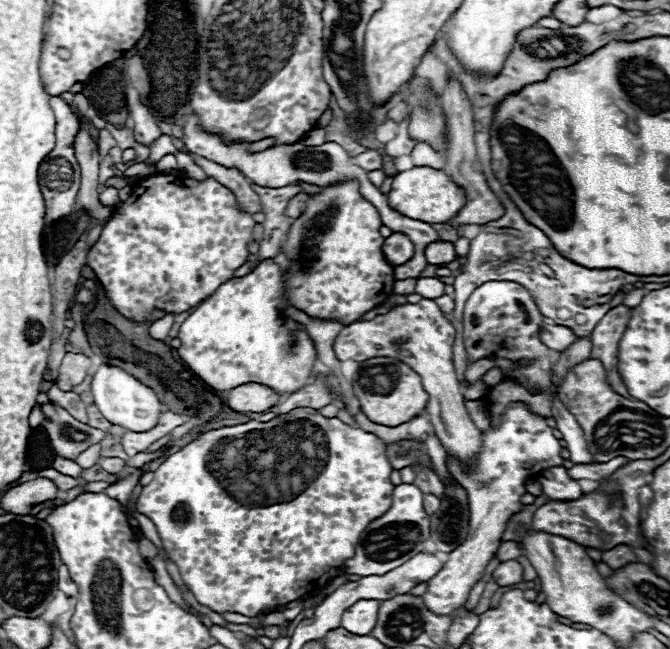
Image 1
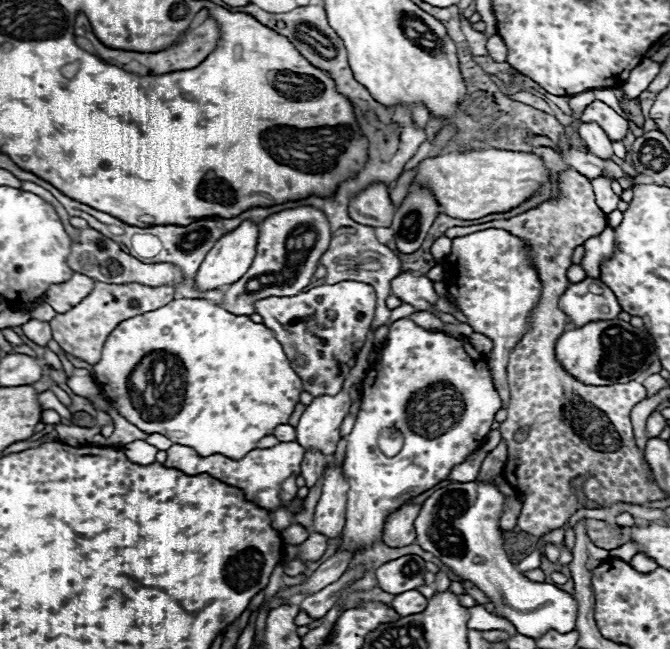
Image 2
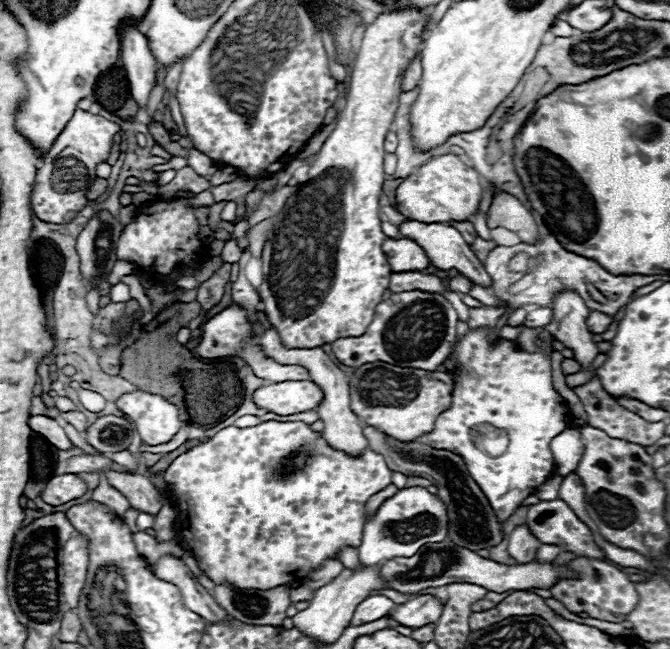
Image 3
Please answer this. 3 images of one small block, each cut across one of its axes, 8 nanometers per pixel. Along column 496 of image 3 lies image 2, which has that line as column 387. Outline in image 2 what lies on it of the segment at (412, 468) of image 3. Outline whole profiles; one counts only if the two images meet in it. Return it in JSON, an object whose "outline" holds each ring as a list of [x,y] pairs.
{"outline":[[[406,502],[400,506],[396,512],[392,512],[384,524],[384,534],[382,542],[388,546],[408,546],[416,542],[416,530],[414,530],[414,520],[420,512],[418,504]]]}

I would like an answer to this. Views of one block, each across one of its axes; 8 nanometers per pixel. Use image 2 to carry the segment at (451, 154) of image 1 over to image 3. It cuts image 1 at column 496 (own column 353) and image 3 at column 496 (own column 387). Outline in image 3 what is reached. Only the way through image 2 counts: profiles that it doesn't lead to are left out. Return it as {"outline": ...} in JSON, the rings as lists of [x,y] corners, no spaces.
{"outline":[[[500,188],[494,190],[486,224],[488,228],[504,226],[516,232],[524,242],[534,242],[538,238],[538,228],[528,208],[520,200],[516,200],[512,194]]]}

